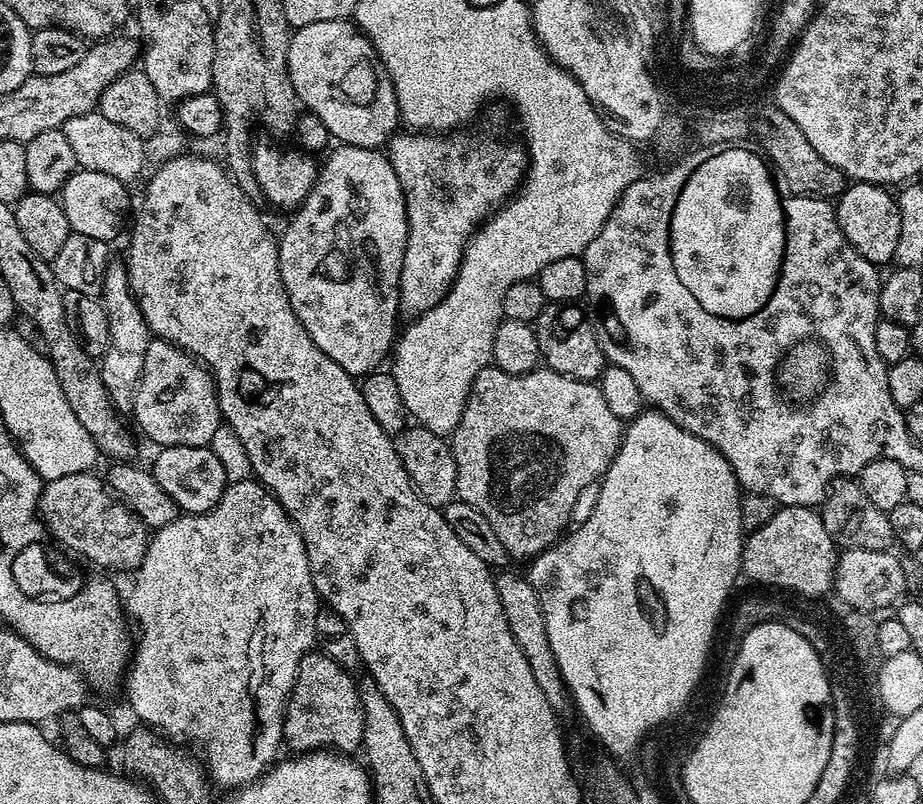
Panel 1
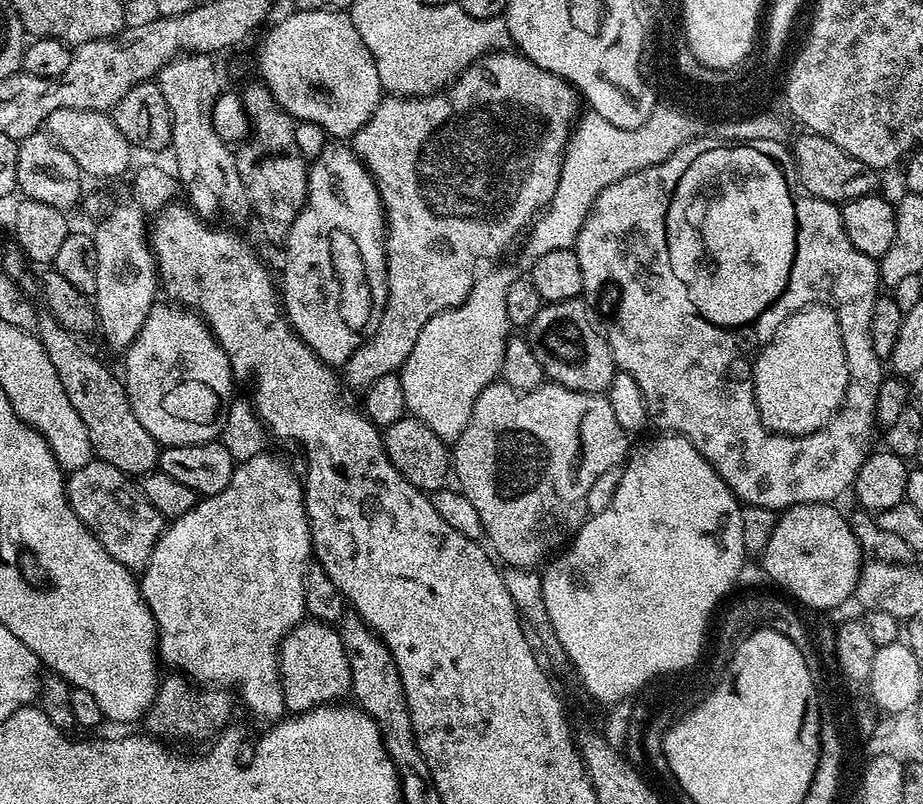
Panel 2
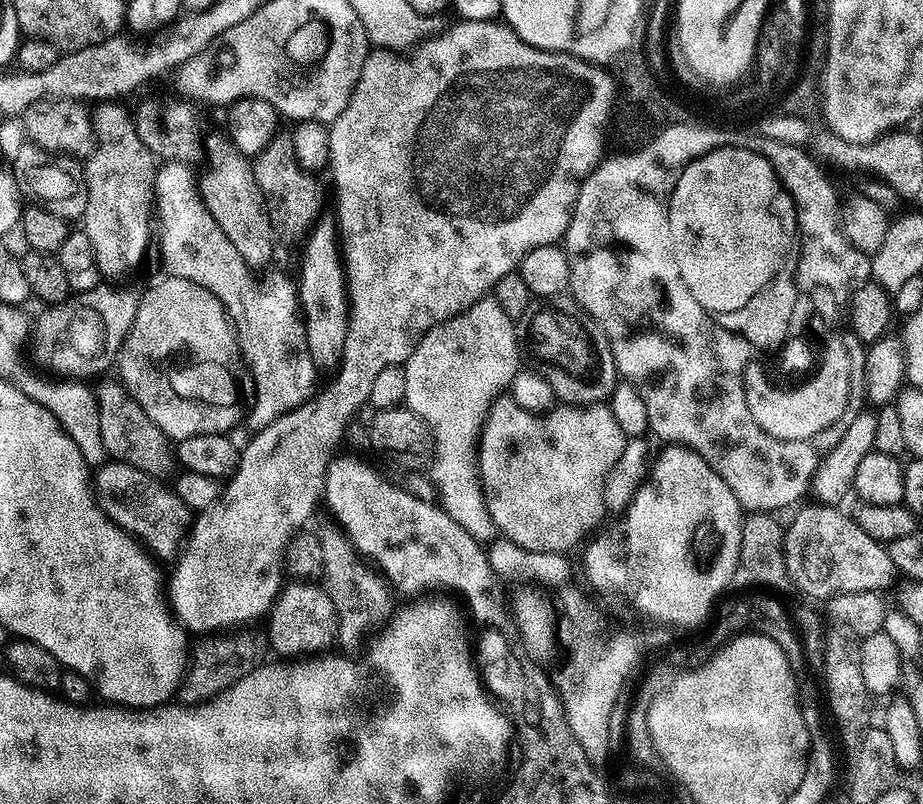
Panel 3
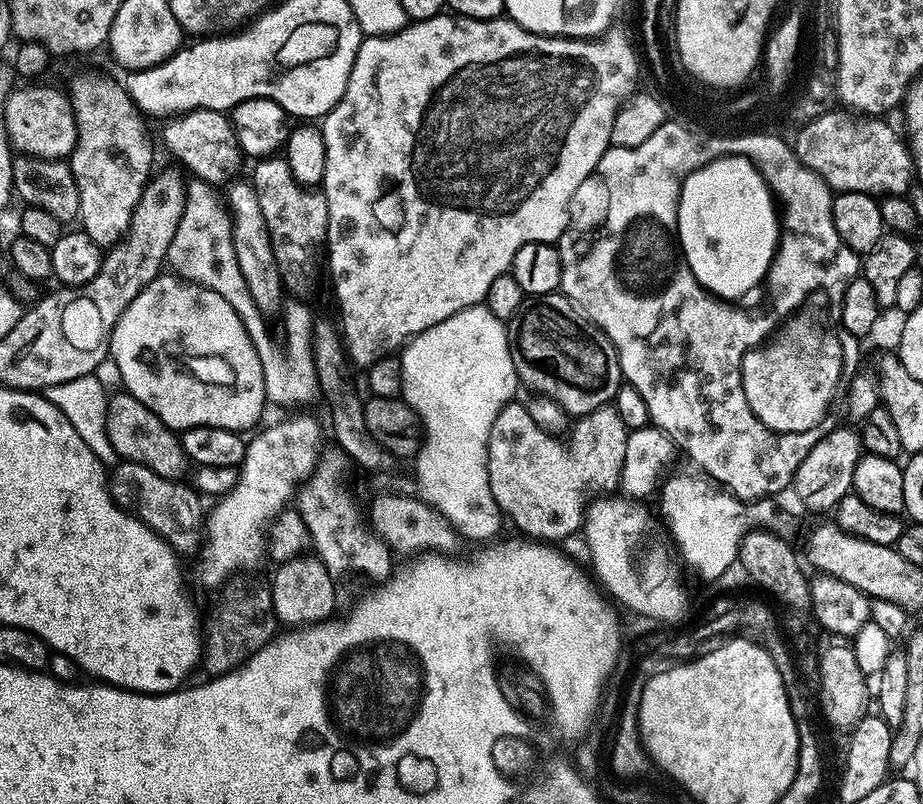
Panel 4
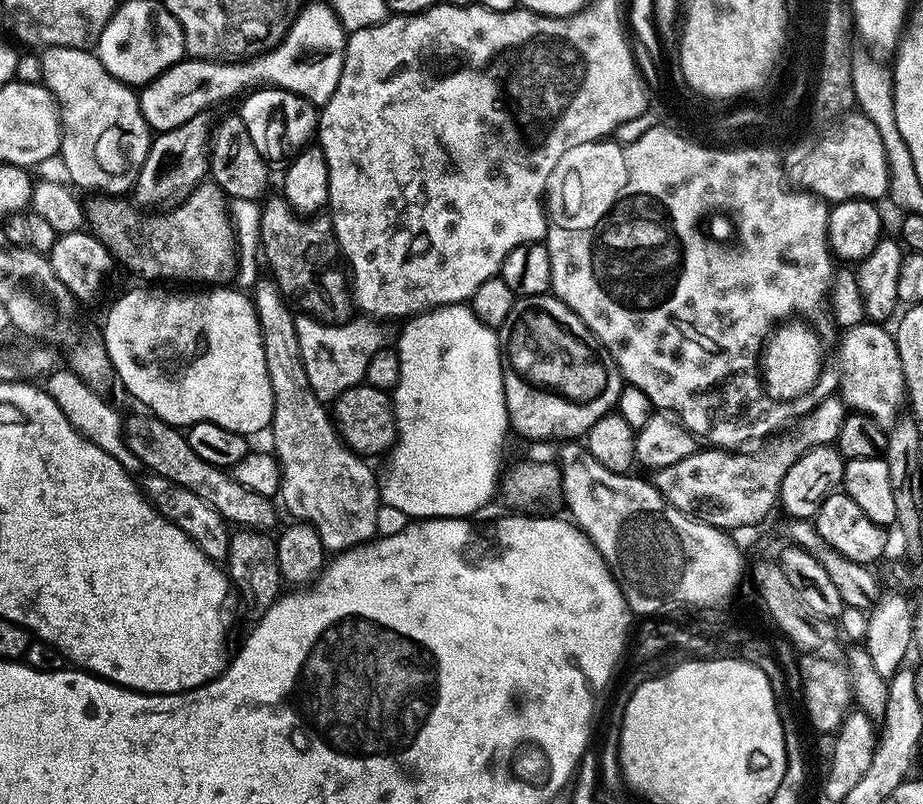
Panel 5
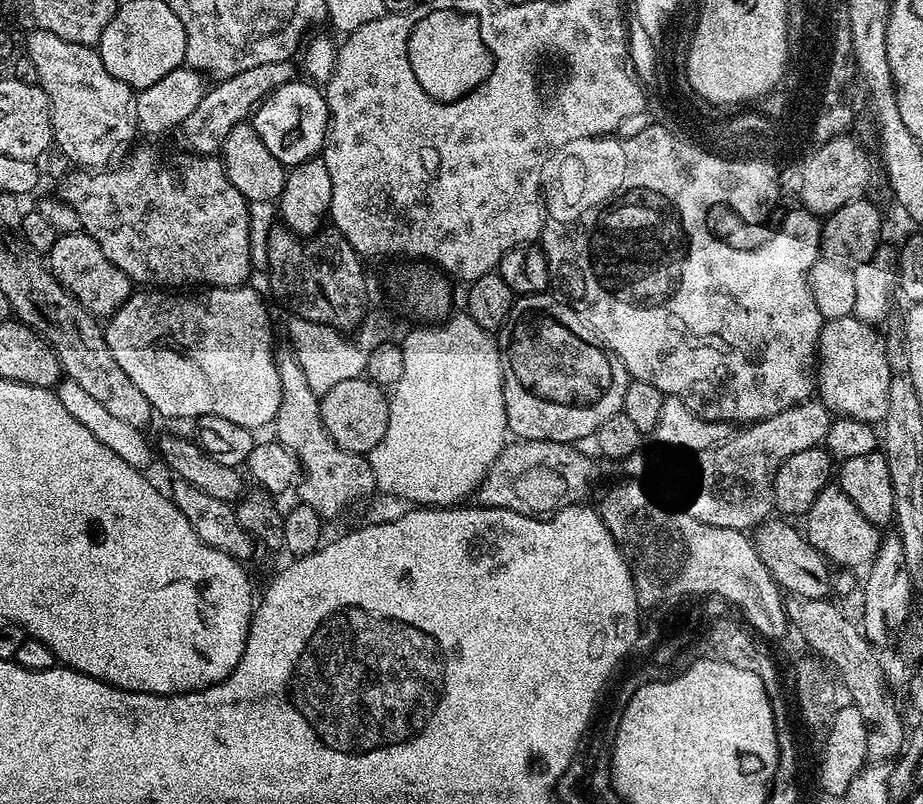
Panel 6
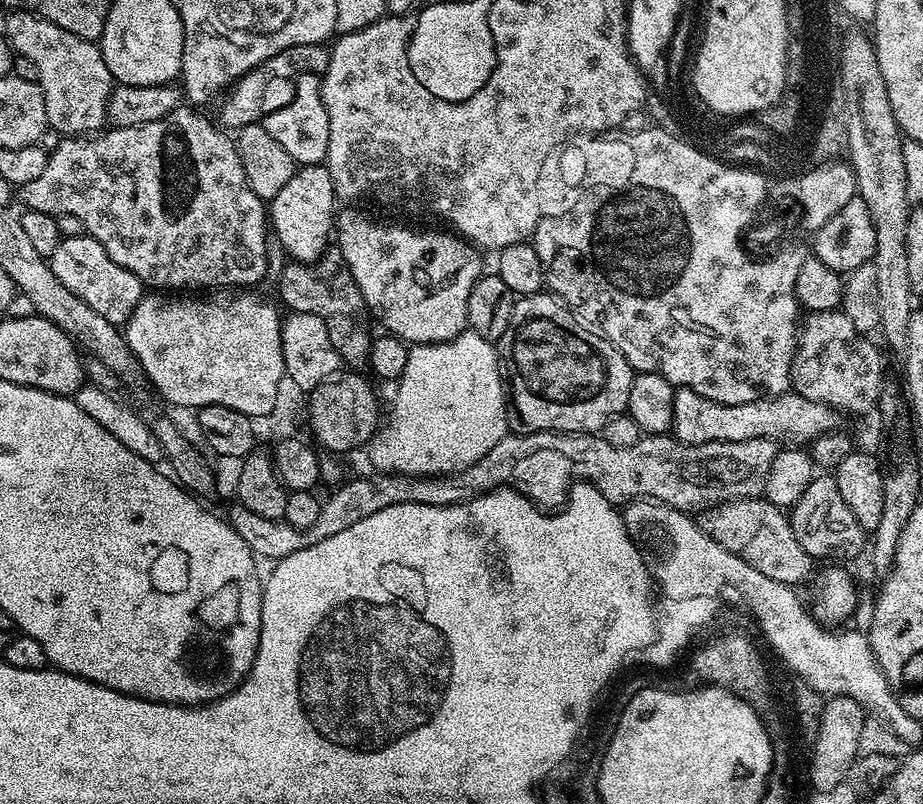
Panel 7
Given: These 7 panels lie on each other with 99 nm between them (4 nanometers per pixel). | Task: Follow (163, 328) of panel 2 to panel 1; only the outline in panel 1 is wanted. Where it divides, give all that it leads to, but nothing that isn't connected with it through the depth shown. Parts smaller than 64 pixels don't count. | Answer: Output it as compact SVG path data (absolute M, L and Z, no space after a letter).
M154 338L146 350L146 362L142 362L142 378L138 382L132 412L140 428L156 443L156 446L211 445L214 430L222 426L222 417L216 384L212 373L188 352L176 345Z

